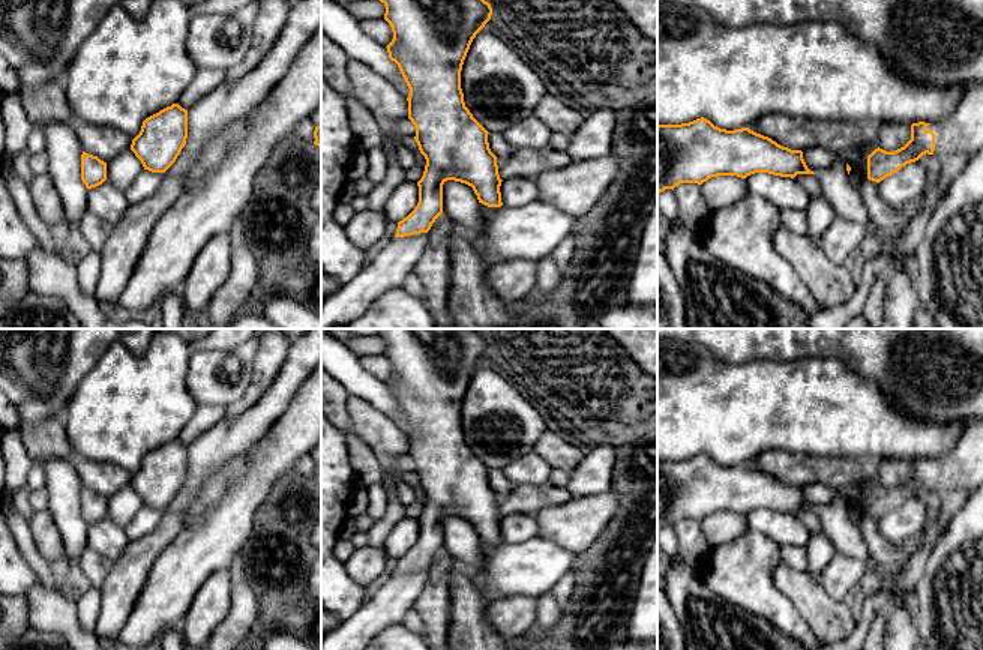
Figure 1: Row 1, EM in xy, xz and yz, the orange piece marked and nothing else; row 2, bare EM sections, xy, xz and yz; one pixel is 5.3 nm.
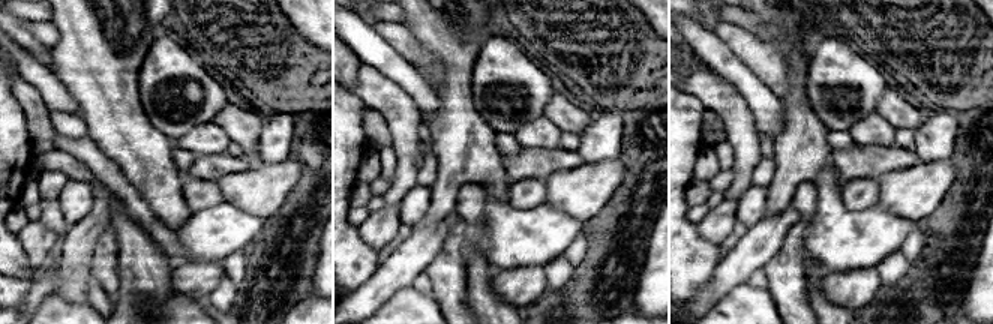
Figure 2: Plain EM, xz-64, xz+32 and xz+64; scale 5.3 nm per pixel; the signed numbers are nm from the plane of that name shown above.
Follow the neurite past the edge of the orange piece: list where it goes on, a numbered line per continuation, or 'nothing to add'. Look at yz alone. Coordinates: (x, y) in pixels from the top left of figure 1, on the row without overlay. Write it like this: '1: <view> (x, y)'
1: yz (962, 467)

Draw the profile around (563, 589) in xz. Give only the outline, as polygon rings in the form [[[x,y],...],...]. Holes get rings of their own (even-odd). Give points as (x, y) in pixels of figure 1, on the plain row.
[[[570,570],[564,575],[551,590],[551,594],[555,597],[557,603],[563,608],[566,602],[573,594],[575,587],[575,572]]]

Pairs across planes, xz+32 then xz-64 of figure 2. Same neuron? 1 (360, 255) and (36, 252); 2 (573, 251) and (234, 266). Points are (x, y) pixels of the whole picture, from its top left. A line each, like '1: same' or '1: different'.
1: different
2: same

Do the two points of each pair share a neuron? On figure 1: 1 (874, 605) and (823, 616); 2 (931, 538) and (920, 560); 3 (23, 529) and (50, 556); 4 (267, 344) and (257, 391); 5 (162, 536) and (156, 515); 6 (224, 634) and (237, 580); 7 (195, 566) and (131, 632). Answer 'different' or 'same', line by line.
1: different
2: same
3: different
4: same
5: different
6: same
7: same

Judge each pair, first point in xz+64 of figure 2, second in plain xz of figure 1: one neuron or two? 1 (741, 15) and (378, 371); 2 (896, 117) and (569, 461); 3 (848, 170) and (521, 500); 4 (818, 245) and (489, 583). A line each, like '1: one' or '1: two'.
1: two
2: one
3: one
4: one

